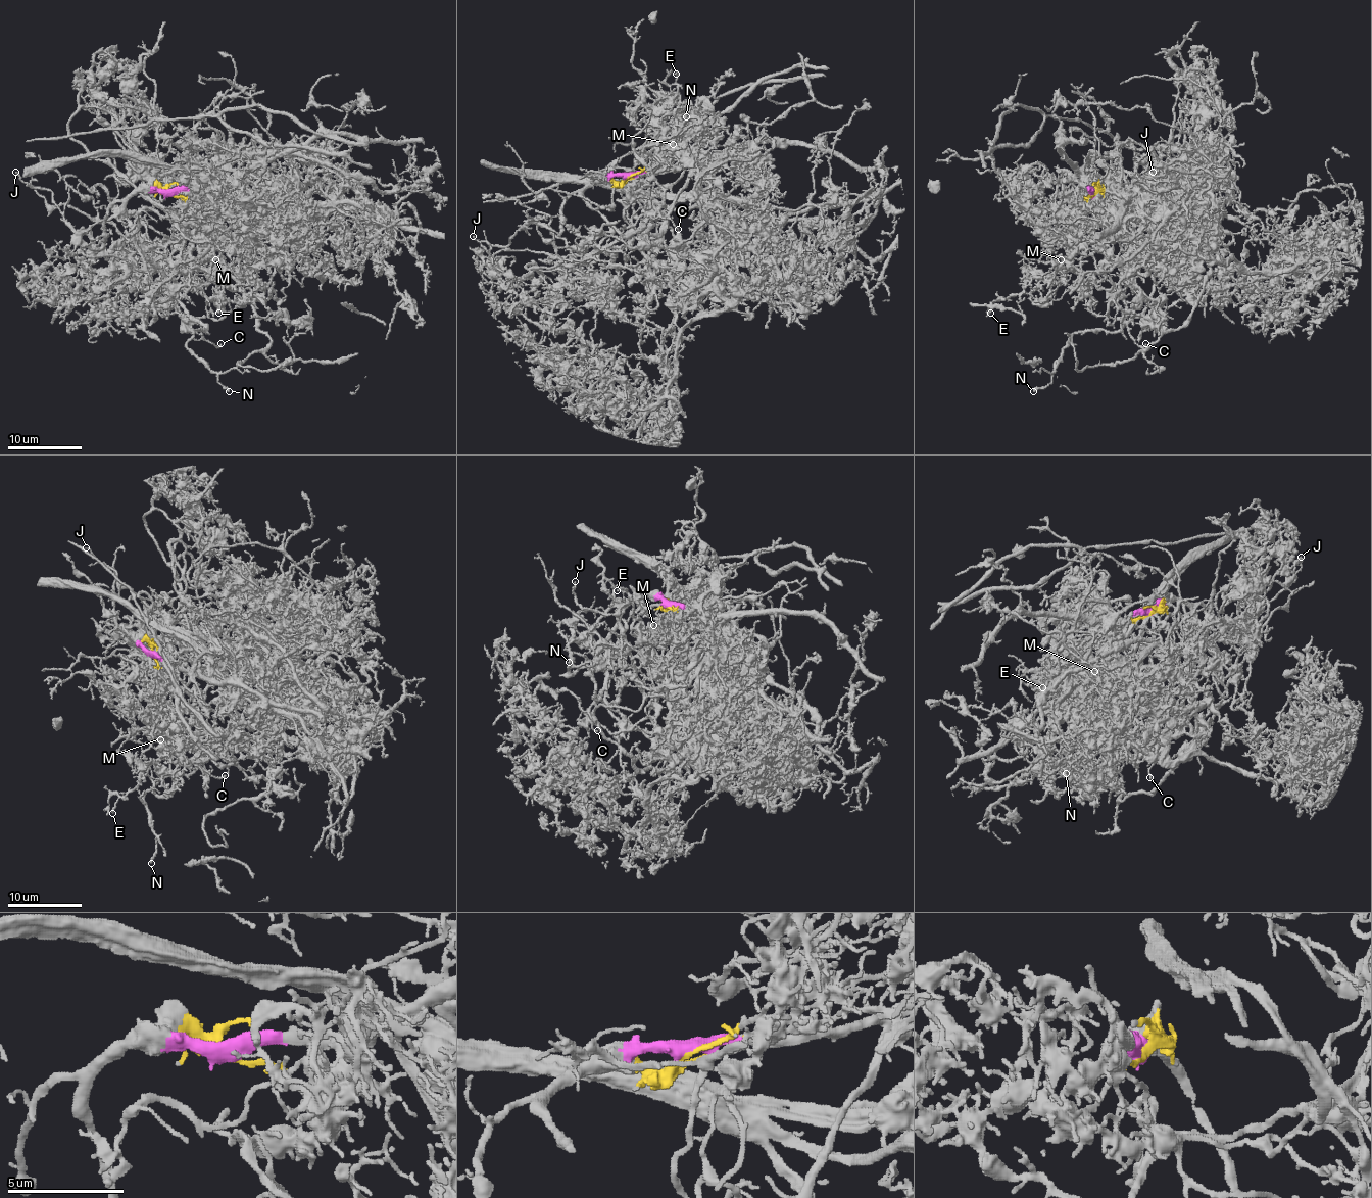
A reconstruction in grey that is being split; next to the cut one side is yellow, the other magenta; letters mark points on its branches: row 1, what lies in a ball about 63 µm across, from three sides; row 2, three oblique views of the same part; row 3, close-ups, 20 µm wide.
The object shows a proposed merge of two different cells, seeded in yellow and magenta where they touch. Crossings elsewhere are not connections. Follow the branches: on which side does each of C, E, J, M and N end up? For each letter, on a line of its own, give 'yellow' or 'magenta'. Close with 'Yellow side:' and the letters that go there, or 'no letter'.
C: magenta
E: yellow
J: magenta
M: yellow
N: magenta
Yellow side: E, M

